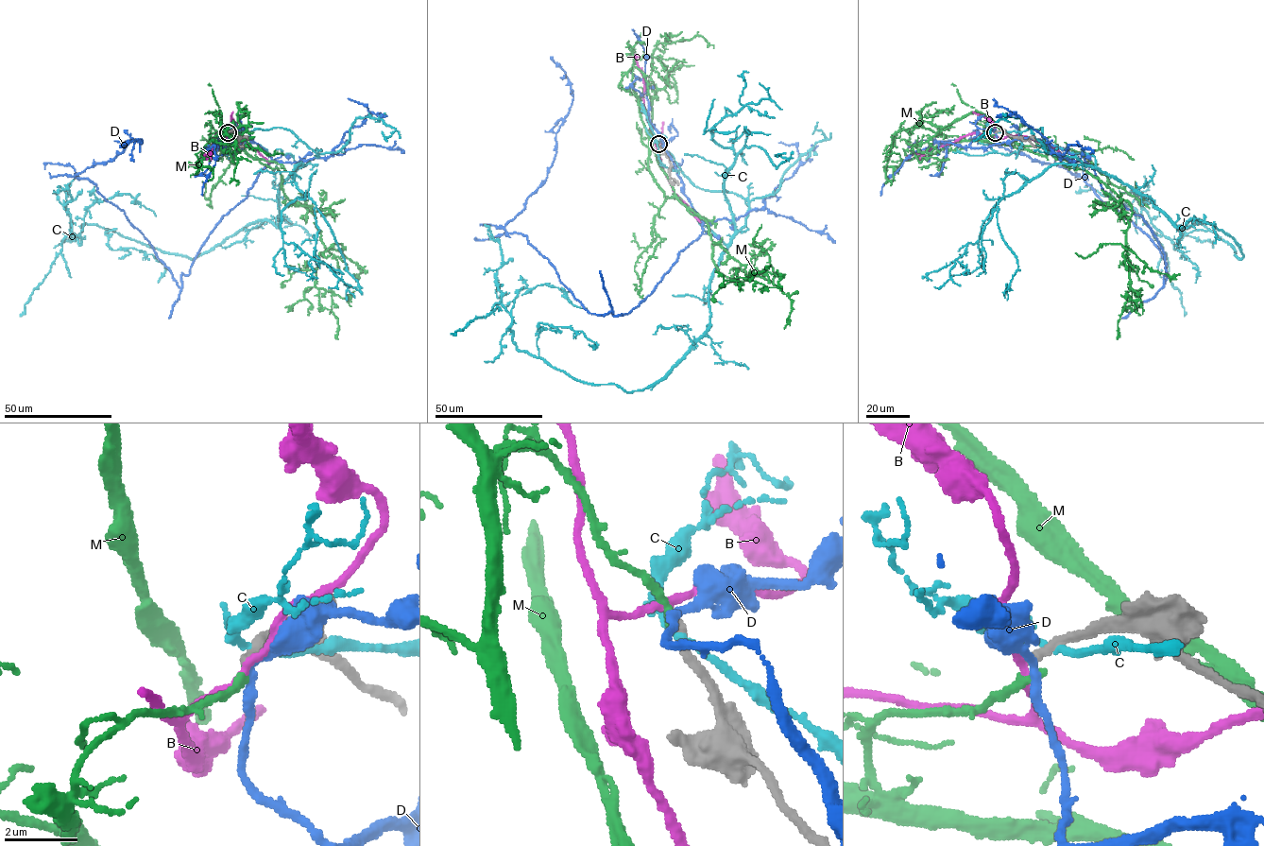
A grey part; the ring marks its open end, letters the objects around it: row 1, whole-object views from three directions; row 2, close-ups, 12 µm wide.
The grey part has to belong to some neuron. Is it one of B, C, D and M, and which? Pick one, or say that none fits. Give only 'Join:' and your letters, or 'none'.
Join: none

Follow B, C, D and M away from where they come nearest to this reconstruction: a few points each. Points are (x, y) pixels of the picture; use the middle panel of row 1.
B: (658, 144), (655, 142), (644, 109), (643, 77), (632, 55)
C: (659, 146), (694, 185), (748, 201), (709, 328), (626, 392), (513, 340), (521, 289), (586, 308)
D: (659, 145), (702, 234), (628, 314), (594, 315), (525, 235), (504, 229), (547, 177), (571, 106), (550, 57)
M: (659, 145), (649, 135), (653, 180), (708, 225), (712, 260), (721, 272), (743, 281), (769, 266)

